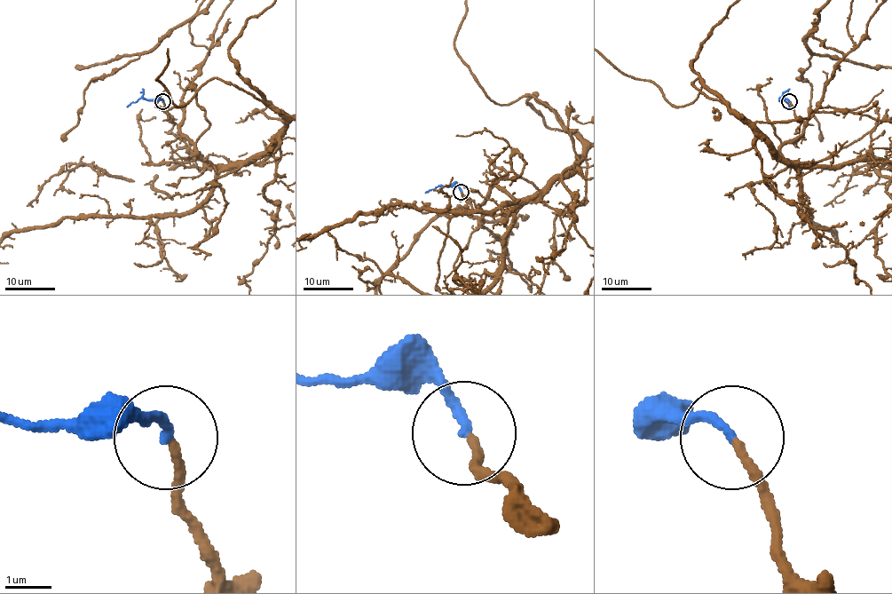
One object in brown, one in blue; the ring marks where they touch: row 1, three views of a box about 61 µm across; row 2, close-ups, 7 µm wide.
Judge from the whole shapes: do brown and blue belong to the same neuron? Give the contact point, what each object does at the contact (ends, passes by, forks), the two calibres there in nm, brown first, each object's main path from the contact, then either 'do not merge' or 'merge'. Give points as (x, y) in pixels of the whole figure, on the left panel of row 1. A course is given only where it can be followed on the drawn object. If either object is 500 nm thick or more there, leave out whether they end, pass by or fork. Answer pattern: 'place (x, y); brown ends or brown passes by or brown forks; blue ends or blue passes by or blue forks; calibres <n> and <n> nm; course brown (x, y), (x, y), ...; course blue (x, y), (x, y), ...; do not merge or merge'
place (162, 101); brown ends; blue ends; calibres 180 and 200 nm; course blue (163, 101), (140, 98), (127, 107); merge

